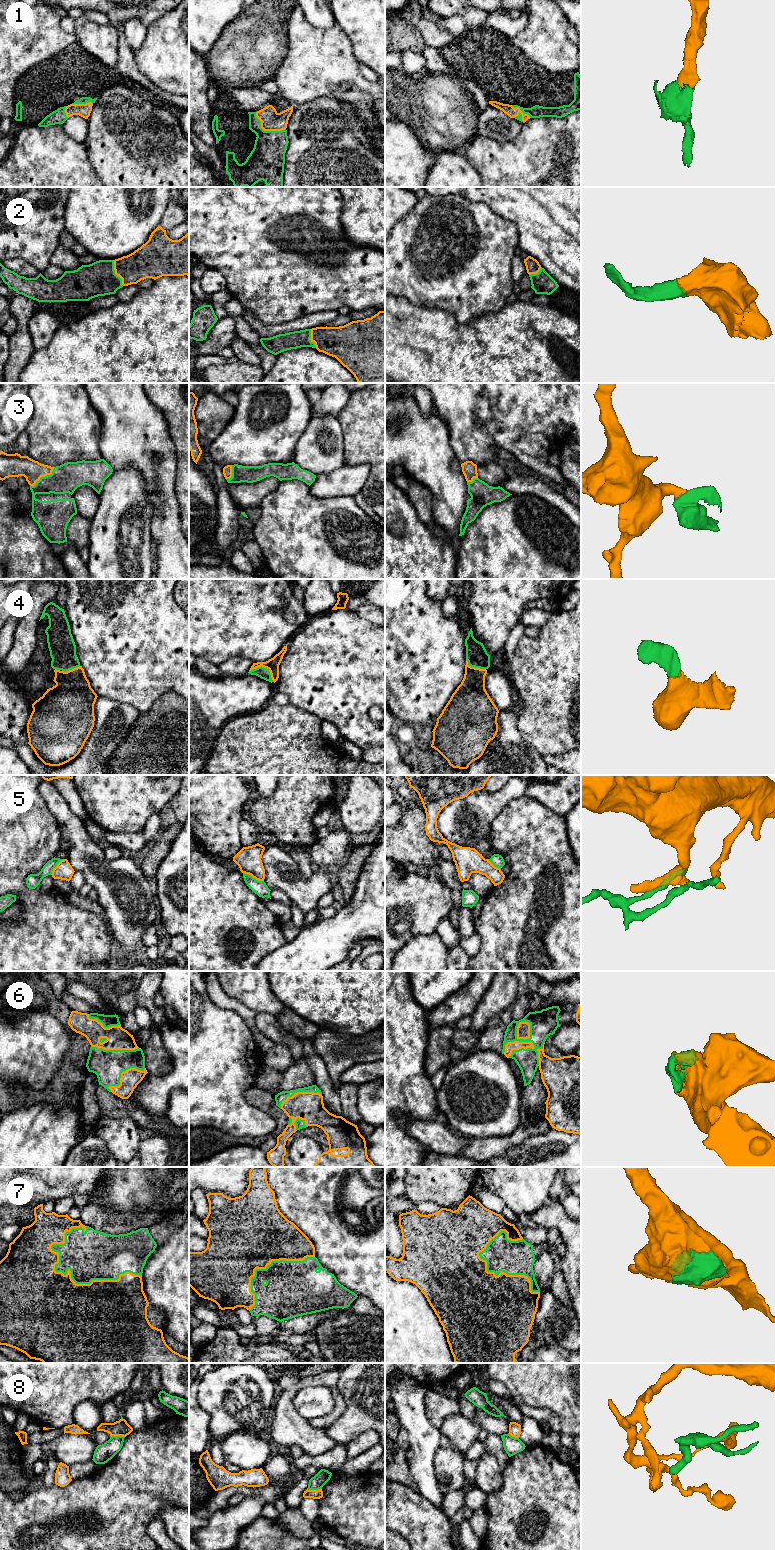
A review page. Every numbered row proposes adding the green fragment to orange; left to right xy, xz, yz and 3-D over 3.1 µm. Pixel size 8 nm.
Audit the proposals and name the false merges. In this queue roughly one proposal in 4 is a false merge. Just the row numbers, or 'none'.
5, 8

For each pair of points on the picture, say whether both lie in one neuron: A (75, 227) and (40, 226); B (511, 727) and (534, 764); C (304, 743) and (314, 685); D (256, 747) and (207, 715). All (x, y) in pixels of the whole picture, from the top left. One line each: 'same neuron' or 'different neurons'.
A: different neurons
B: same neuron
C: different neurons
D: different neurons

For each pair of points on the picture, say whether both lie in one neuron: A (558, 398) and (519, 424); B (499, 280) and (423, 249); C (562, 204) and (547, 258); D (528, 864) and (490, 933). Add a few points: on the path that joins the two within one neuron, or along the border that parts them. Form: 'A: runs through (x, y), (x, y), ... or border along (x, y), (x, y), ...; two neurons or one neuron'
A: runs through (548, 398), (529, 416); one neuron
B: runs through (480, 280), (452, 253), (442, 251); one neuron
C: runs through (562, 217), (562, 243), (560, 245); one neuron
D: runs through (528, 881), (528, 894), (506, 916); one neuron

